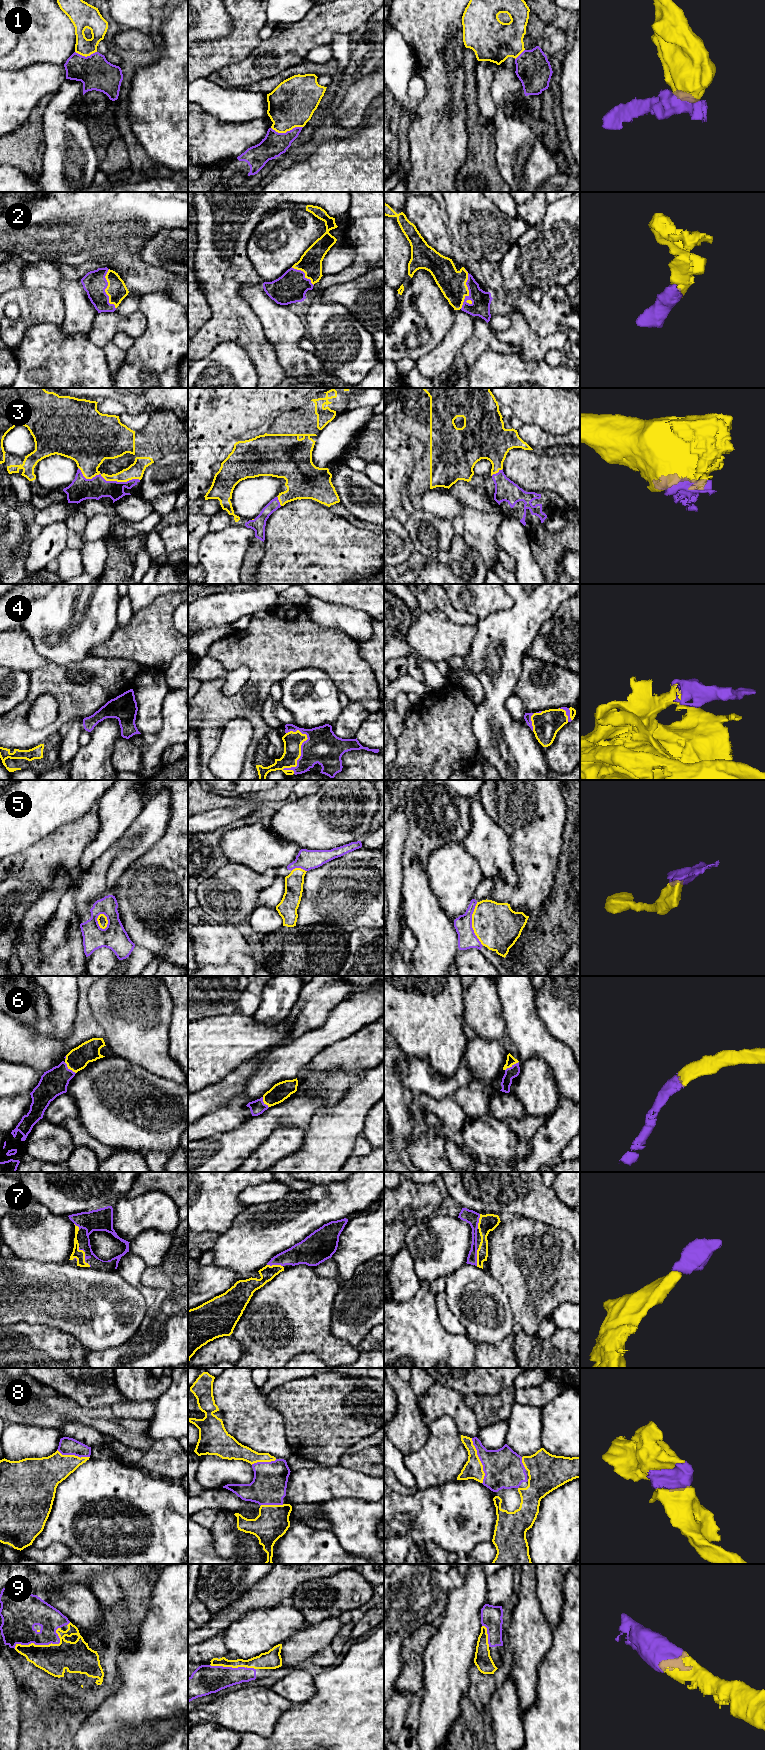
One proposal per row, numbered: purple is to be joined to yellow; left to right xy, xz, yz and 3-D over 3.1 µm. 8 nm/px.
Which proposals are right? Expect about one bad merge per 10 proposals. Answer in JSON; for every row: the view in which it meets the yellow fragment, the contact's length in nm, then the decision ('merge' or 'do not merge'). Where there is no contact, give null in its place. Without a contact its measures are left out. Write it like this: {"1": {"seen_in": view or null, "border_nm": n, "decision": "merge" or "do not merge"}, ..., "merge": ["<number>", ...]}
{"1": {"seen_in": "xz", "border_nm": 260, "decision": "do not merge"}, "2": {"seen_in": "yz", "border_nm": 320, "decision": "merge"}, "3": {"seen_in": "xy", "border_nm": 500, "decision": "merge"}, "4": {"seen_in": "xz", "border_nm": 360, "decision": "merge"}, "5": {"seen_in": "yz", "border_nm": 360, "decision": "merge"}, "6": {"seen_in": "yz", "border_nm": 130, "decision": "merge"}, "7": {"seen_in": "yz", "border_nm": 140, "decision": "merge"}, "8": {"seen_in": "yz", "border_nm": 380, "decision": "merge"}, "9": {"seen_in": "xy", "border_nm": 420, "decision": "merge"}, "merge": ["2", "3", "4", "5", "6", "7", "8", "9"]}

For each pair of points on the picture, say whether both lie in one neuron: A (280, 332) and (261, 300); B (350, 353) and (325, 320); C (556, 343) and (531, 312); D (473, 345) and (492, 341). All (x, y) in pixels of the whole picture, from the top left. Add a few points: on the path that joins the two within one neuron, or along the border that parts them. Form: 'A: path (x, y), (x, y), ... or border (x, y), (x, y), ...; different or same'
A: path (279, 324), (265, 308); same
B: path (346, 345), (332, 328); same
C: border (528, 323), (540, 335), (562, 333), (568, 339); different
D: path (478, 343), (480, 341), (487, 341); same

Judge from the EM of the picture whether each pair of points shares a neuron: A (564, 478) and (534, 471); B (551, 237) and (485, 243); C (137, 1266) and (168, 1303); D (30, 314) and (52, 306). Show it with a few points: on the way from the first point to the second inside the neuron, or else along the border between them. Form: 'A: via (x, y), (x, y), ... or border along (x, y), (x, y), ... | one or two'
A: via (557, 473), (541, 472) | one
B: border along (530, 226), (511, 246), (502, 259) | two
C: via (136, 1278), (136, 1282), (156, 1299) | one
D: via (35, 309), (38, 306), (47, 306) | one

